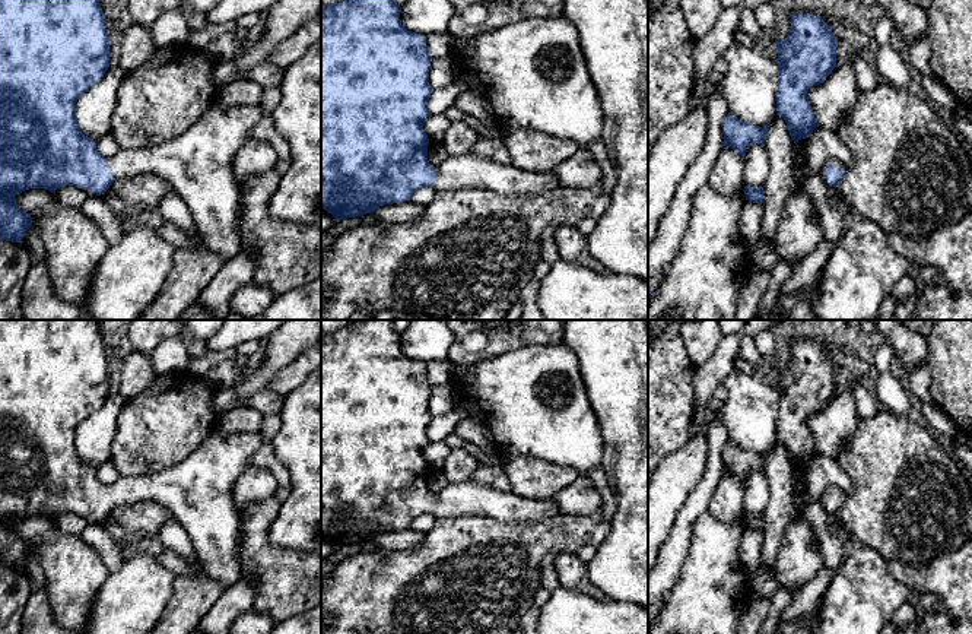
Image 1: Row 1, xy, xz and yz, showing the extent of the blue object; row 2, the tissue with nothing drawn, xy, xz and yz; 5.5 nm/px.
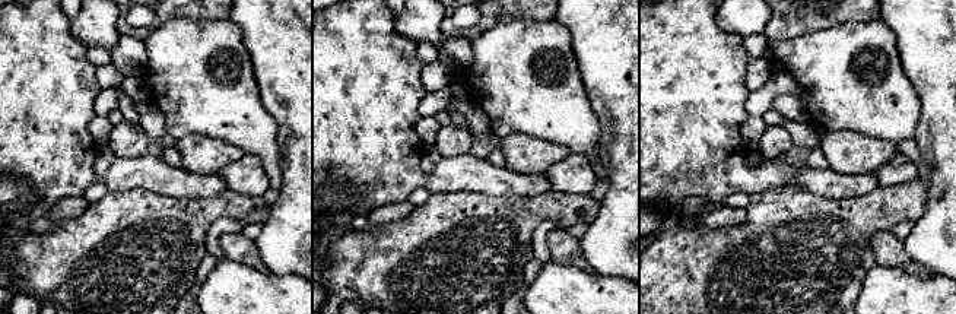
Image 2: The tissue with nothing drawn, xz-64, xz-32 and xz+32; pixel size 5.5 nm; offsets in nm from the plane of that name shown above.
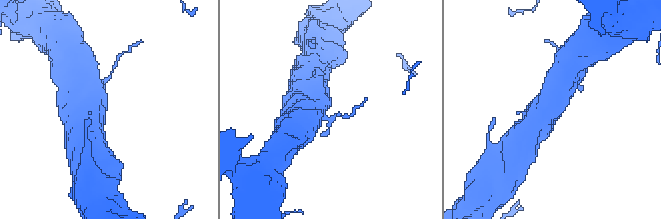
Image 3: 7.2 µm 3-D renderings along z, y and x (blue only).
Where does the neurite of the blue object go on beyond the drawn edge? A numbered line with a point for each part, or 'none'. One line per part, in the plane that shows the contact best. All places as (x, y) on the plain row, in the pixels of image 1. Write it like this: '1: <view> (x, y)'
1: yz (835, 490)

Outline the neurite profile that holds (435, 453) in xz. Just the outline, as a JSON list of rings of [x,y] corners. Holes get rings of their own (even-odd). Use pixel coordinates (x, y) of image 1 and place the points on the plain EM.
[[[431,441],[423,450],[423,457],[428,462],[429,469],[441,469],[442,462],[451,450],[444,441]]]

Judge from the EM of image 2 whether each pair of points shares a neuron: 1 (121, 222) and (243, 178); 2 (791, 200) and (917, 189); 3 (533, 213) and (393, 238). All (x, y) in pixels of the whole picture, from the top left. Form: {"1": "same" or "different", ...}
{"1": "different", "2": "same", "3": "same"}

